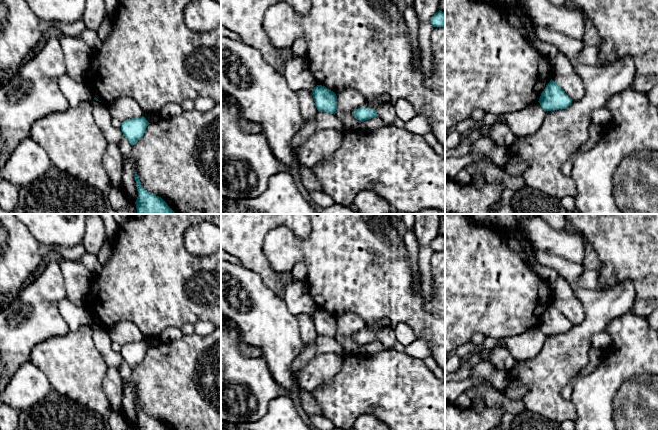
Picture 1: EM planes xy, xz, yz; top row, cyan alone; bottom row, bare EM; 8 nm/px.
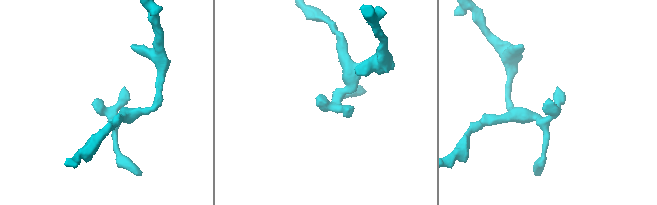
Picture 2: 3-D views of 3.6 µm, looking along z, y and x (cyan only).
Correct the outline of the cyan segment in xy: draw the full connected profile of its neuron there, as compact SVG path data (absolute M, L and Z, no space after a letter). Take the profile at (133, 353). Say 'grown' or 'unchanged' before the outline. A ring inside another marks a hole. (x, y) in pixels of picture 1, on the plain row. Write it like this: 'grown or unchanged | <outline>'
unchanged | M144 340L127 343L121 347L121 355L123 360L133 370L142 362L149 348Z

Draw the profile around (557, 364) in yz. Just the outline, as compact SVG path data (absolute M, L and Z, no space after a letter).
M542 251L533 253L541 265L554 268L569 283L584 308L585 318L566 333L546 335L535 357L515 360L510 378L513 387L526 389L523 403L527 410L558 423L574 421L574 403L565 399L562 391L574 383L579 370L589 363L591 336L631 310L636 291L630 280L608 289L579 287L577 281L582 271L579 264Z

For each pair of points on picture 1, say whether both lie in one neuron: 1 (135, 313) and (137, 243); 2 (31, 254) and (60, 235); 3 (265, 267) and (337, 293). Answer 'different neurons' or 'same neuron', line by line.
1: same neuron
2: different neurons
3: different neurons

